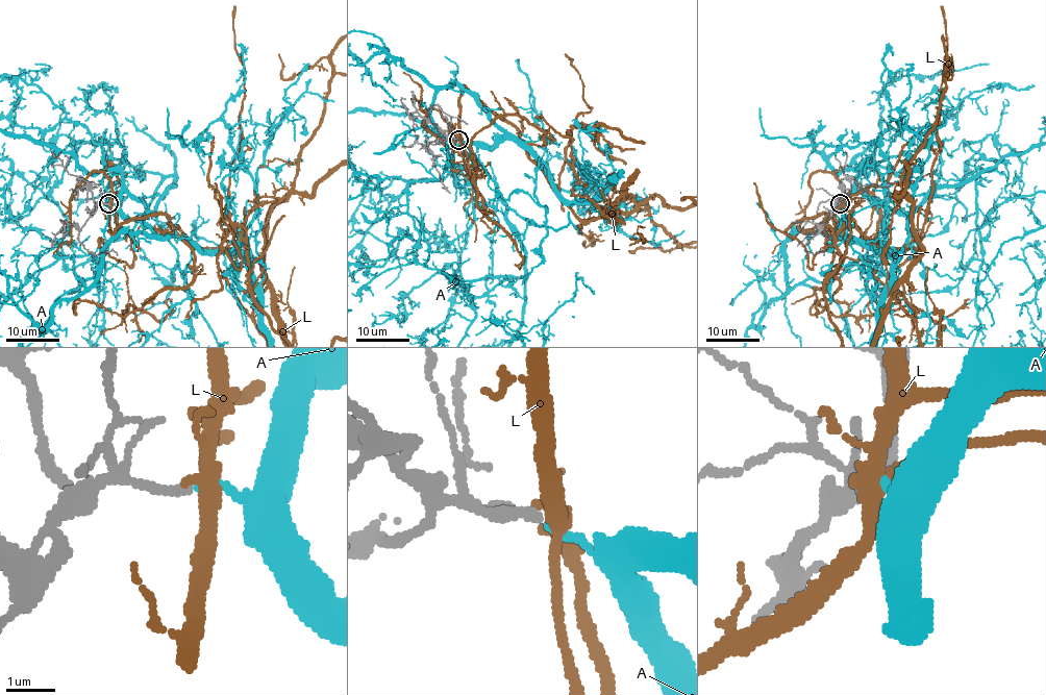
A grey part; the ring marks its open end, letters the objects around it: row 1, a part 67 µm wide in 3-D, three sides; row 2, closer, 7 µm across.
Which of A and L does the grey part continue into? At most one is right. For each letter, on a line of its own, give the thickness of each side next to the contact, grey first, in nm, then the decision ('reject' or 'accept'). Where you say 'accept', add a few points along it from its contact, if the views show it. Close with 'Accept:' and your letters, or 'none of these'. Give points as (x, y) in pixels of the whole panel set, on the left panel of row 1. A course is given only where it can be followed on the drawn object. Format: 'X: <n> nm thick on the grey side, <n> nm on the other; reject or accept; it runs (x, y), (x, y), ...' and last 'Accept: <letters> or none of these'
A: 200 nm thick on the grey side, 150 nm on the other; accept
L: 220 nm thick on the grey side, 240 nm on the other; reject
Accept: A

